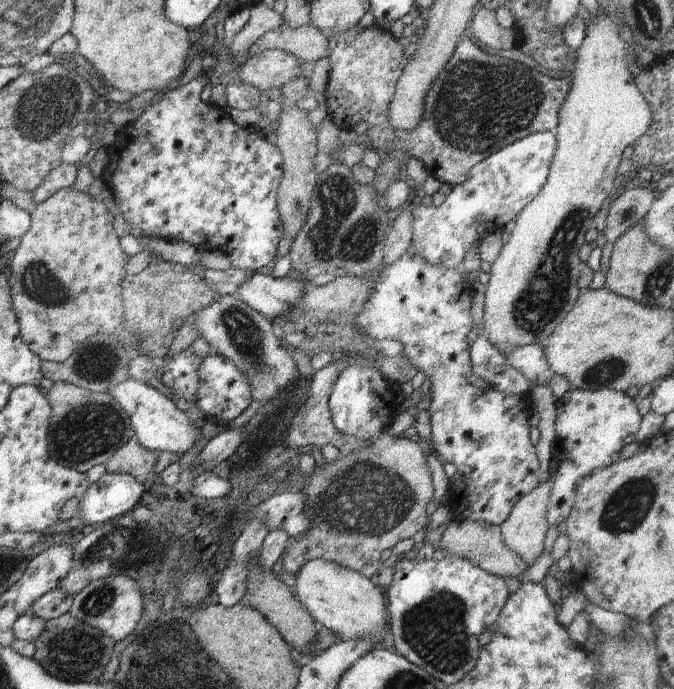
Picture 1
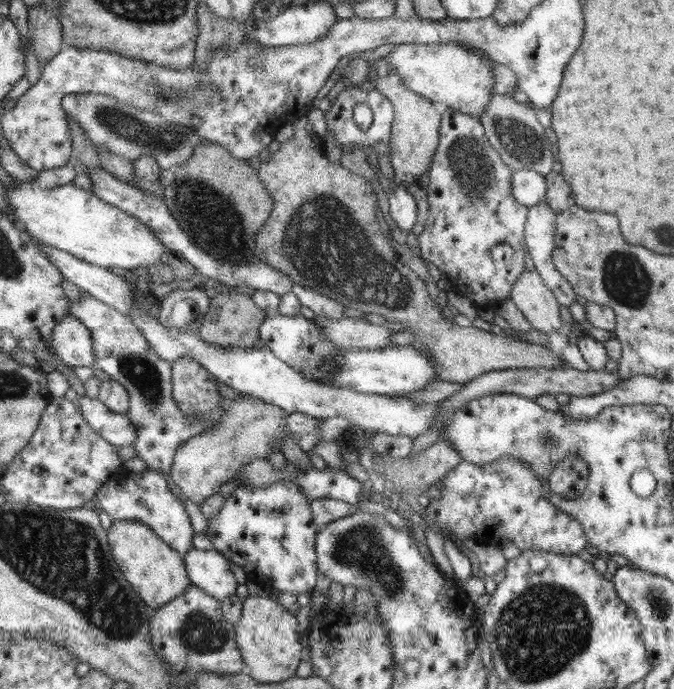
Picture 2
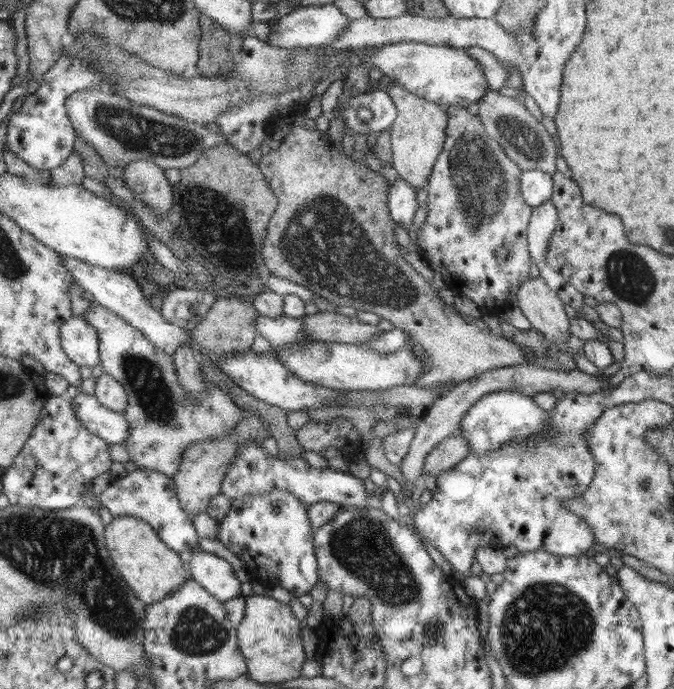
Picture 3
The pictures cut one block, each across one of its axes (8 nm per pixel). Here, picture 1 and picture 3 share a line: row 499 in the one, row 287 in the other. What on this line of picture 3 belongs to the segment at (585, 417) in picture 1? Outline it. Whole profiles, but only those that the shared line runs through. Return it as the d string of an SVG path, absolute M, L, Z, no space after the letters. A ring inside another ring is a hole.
M552 200L533 207L532 217L527 229L528 253L532 257L532 262L536 264L539 270L539 276L550 289L558 293L562 303L569 304L576 308L584 306L585 296L576 290L574 285L570 284L561 274L556 272L546 260L544 253L548 249L550 237L558 223L558 211Z

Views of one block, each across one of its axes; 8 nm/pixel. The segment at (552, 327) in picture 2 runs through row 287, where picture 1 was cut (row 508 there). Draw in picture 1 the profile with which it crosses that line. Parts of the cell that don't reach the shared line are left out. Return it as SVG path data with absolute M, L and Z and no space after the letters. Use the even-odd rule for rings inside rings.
M548 478L546 482L538 484L532 492L528 492L526 496L522 496L508 518L500 525L502 540L504 544L518 554L528 566L534 565L538 557L544 550L544 539L546 538L546 531L548 530L548 520L546 520L546 512L548 512L549 490L552 490L554 482L552 478Z

